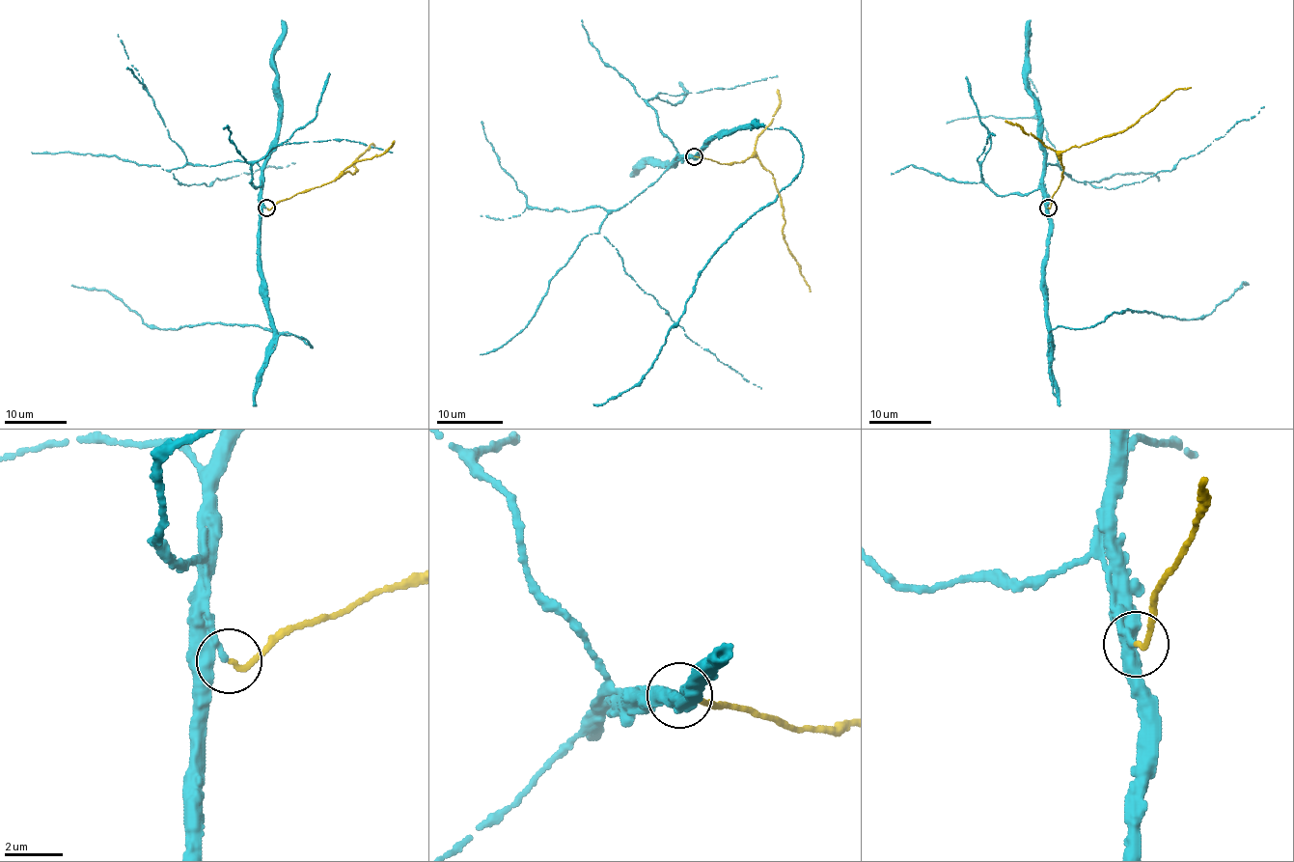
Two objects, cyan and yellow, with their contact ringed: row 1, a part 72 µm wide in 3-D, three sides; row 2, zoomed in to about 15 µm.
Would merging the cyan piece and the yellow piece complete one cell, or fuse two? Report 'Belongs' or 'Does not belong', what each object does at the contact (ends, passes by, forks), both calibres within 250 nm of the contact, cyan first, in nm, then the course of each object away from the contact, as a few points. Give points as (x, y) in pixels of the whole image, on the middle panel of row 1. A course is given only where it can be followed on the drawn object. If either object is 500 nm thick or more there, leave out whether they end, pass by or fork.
Belongs. At the ring cyan ends. At the ring yellow ends. Thickness 240 nm (cyan) against 180 nm. Course of cyan: (694, 156), (756, 125), (784, 128), (803, 154), (796, 177), (709, 260), (652, 368), (625, 392), (592, 403). Course of yellow: (694, 156), (731, 165), (757, 155), (772, 176), (784, 221), (782, 233), (810, 291)

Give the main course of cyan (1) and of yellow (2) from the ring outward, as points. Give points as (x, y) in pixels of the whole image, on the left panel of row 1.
1: (265, 208), (259, 256), (269, 325), (311, 348), (254, 325), (153, 328), (104, 290), (71, 286)
2: (265, 208), (270, 209), (278, 203), (349, 171), (353, 174), (357, 169), (352, 164), (371, 143), (374, 145)

